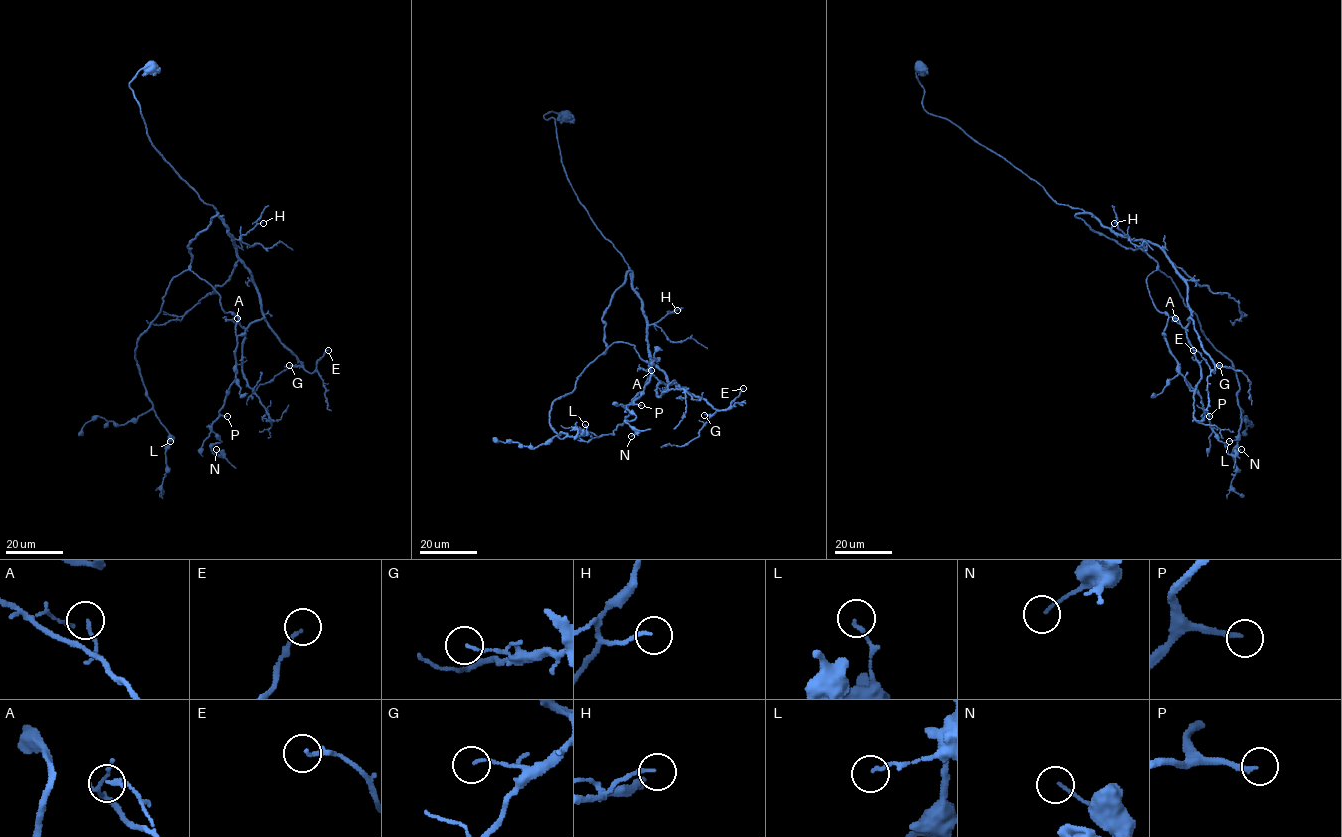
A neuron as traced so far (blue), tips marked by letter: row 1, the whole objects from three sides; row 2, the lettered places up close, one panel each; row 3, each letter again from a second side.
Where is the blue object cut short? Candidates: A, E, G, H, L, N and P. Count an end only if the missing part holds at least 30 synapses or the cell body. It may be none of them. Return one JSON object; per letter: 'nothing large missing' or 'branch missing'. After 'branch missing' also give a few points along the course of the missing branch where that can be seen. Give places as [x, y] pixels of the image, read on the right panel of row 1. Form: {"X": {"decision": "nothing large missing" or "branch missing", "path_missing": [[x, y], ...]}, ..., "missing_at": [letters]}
{"A": {"decision": "nothing large missing"}, "E": {"decision": "nothing large missing"}, "G": {"decision": "nothing large missing"}, "H": {"decision": "nothing large missing"}, "L": {"decision": "nothing large missing"}, "N": {"decision": "nothing large missing"}, "P": {"decision": "branch missing"}, "missing_at": ["P"]}

